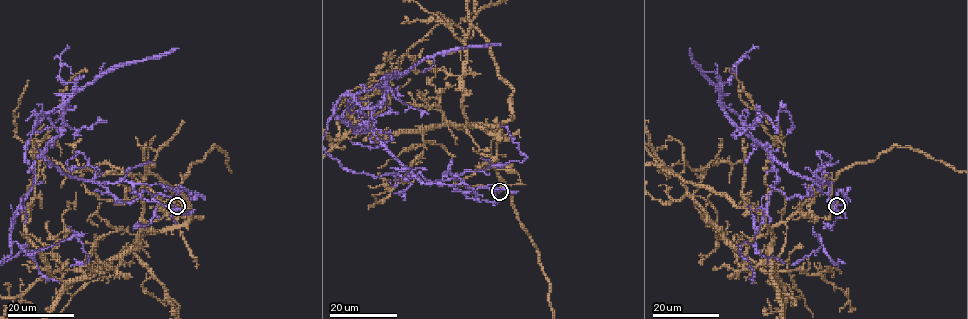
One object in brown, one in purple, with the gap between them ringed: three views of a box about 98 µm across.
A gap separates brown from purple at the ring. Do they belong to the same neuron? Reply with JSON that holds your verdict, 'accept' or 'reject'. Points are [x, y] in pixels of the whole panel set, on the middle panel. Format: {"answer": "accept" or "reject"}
{"answer": "reject"}

